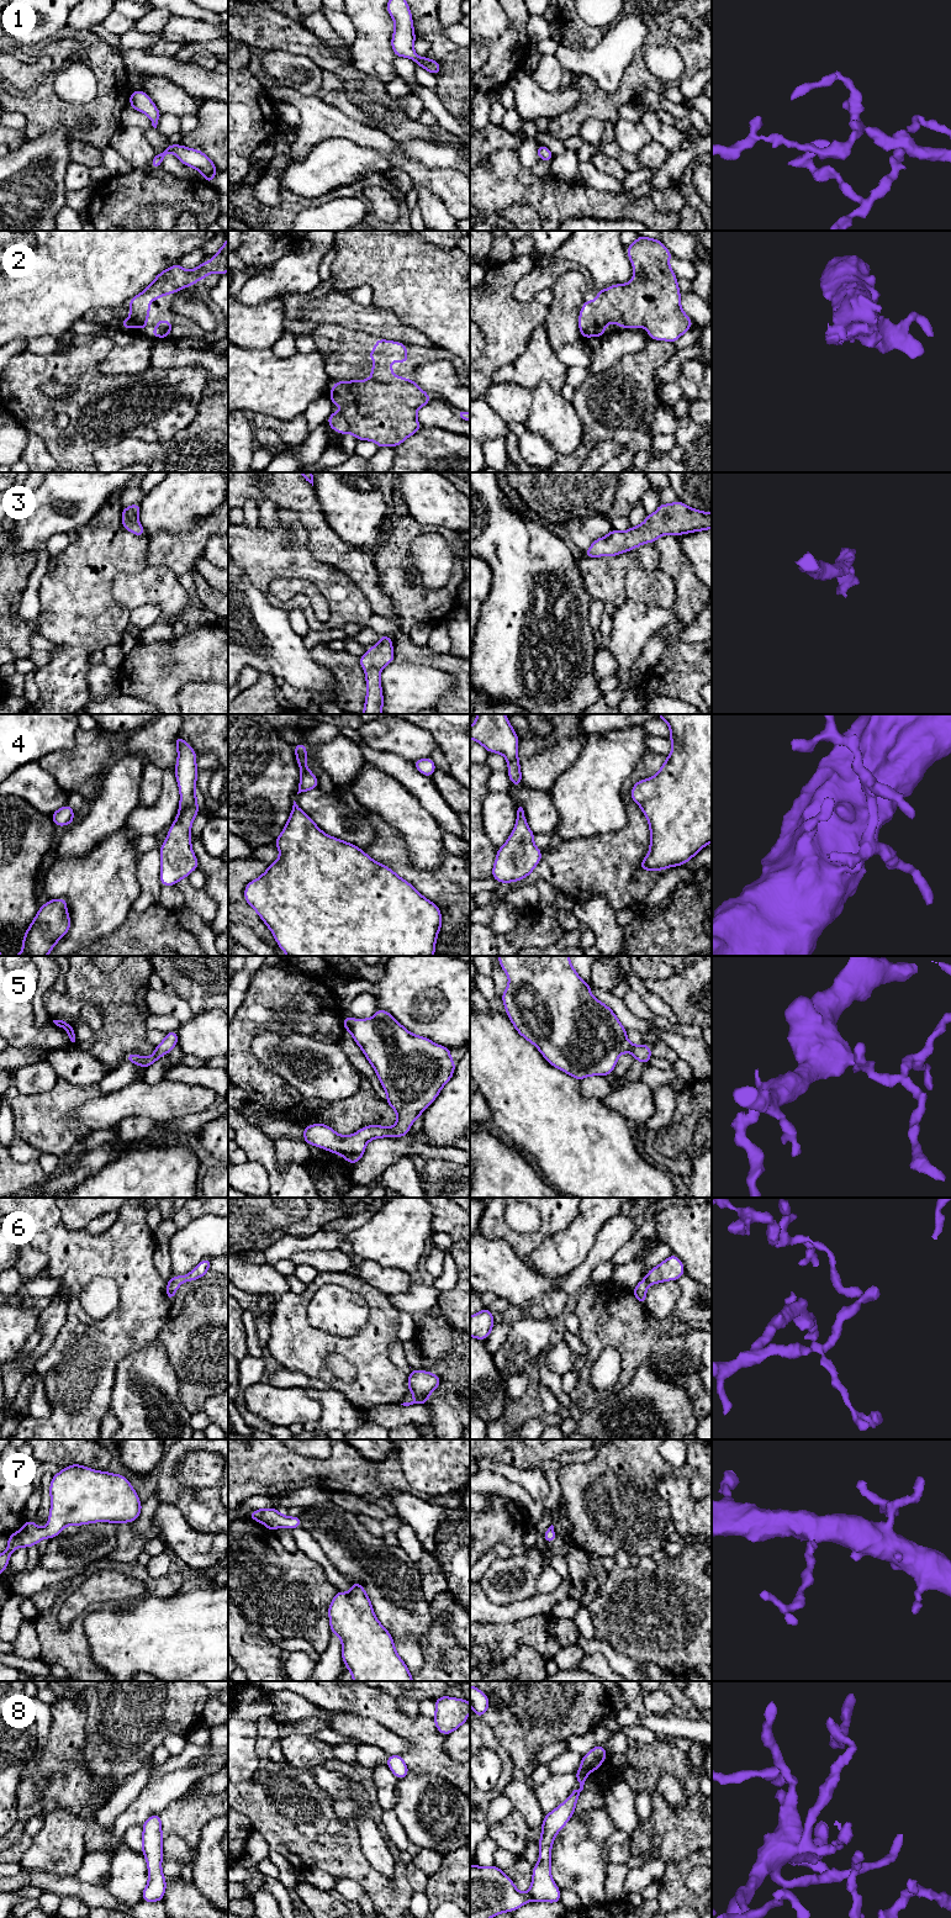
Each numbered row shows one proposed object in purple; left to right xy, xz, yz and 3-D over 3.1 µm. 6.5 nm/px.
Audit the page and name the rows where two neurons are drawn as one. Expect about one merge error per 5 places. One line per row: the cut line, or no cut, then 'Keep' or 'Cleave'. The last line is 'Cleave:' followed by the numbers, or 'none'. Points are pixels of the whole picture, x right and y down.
1: No split. Keep
2: No split. Keep
3: No split. Keep
4: No split. Keep
5: No split. Keep
6: No split. Keep
7: No split. Keep
8: No split. Keep
Cleave: none

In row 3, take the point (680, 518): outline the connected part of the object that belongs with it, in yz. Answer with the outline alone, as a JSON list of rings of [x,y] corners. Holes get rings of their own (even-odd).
[[[677,501],[670,504],[660,503],[656,512],[648,514],[640,525],[618,532],[614,528],[608,535],[596,539],[586,558],[615,556],[639,548],[644,543],[655,543],[665,534],[681,534],[712,529],[712,512],[701,512]]]

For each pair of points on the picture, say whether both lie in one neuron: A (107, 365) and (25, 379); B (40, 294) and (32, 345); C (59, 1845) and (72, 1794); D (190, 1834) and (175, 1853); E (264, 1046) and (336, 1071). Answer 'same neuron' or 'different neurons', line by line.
A: different neurons
B: different neurons
C: different neurons
D: different neurons
E: same neuron

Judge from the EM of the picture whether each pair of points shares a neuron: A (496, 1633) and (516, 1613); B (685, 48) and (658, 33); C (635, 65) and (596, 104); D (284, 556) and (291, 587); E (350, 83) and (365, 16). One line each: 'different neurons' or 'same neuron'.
A: different neurons
B: same neuron
C: same neuron
D: different neurons
E: different neurons

